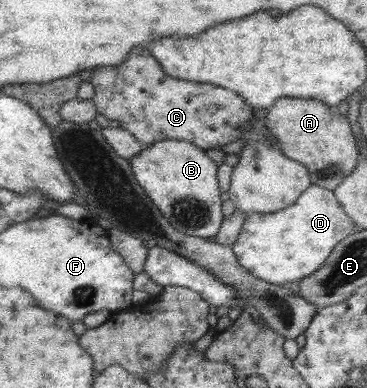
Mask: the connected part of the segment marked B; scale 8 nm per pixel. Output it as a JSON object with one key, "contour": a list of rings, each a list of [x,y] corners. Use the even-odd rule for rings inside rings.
{"contour":[[[162,140],[143,148],[130,164],[138,184],[173,228],[188,236],[210,239],[221,228],[225,194],[220,192],[216,179],[219,162],[210,159],[205,151],[185,140]]]}

